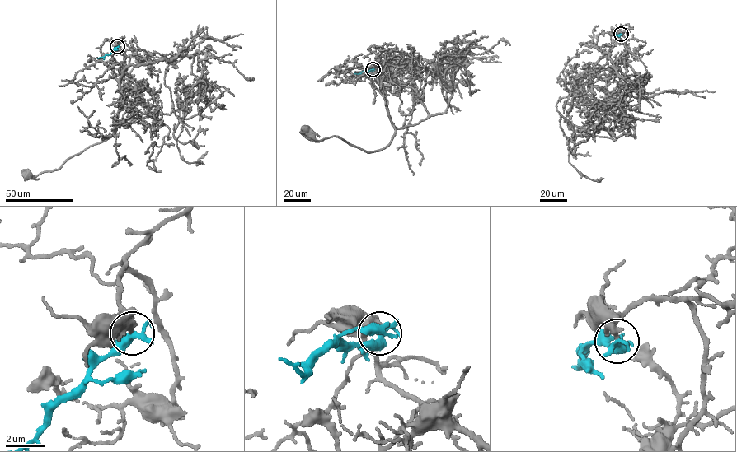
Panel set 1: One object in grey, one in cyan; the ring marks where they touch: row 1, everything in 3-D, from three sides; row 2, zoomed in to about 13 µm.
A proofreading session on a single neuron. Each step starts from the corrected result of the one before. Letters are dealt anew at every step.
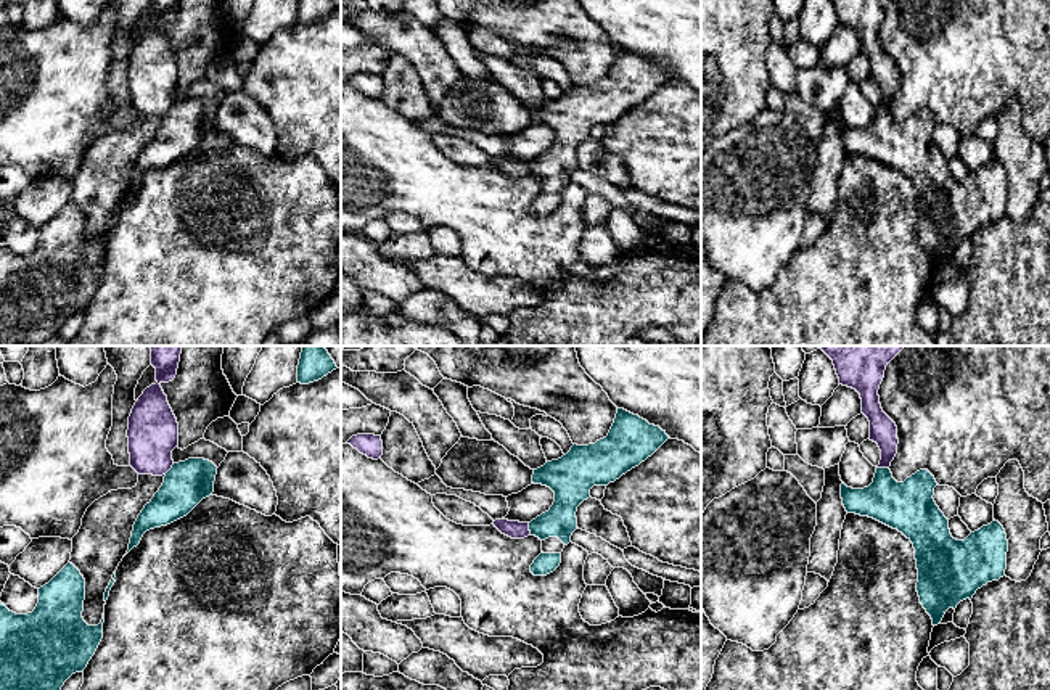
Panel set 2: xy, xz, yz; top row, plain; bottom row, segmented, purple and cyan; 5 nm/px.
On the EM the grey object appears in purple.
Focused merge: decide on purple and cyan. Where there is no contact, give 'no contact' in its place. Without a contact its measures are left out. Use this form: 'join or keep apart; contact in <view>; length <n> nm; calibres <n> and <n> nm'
keep apart; contact in yz; length 60 nm; calibres 140 and 260 nm

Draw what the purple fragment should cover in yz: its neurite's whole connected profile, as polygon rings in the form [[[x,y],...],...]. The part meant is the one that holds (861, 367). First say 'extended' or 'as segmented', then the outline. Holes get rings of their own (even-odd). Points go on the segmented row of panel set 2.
as segmented; [[[818,346],[831,360],[839,384],[855,389],[862,399],[862,413],[870,421],[870,441],[881,450],[878,468],[889,468],[897,454],[897,426],[883,412],[878,389],[886,365],[905,346]]]

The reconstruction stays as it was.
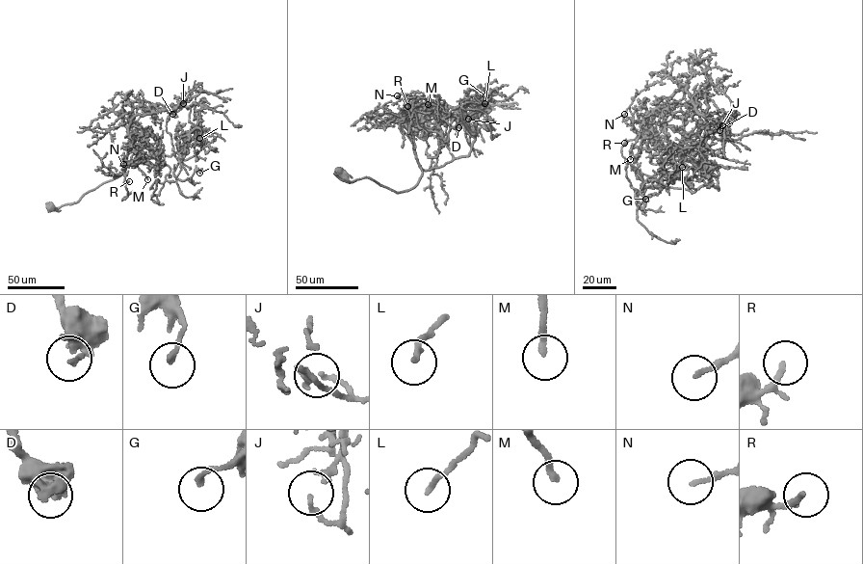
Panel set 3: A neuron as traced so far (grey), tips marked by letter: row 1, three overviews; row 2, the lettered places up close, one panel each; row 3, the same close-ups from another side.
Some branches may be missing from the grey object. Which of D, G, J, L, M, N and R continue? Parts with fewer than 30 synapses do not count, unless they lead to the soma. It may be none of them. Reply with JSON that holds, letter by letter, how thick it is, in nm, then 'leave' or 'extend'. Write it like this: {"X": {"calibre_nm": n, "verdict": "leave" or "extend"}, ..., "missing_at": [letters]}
{"D": {"calibre_nm": 170, "verdict": "leave"}, "G": {"calibre_nm": 170, "verdict": "leave"}, "J": {"calibre_nm": 140, "verdict": "leave"}, "L": {"calibre_nm": 160, "verdict": "leave"}, "M": {"calibre_nm": 200, "verdict": "extend"}, "N": {"calibre_nm": 140, "verdict": "leave"}, "R": {"calibre_nm": 110, "verdict": "extend"}, "missing_at": ["M", "R"]}

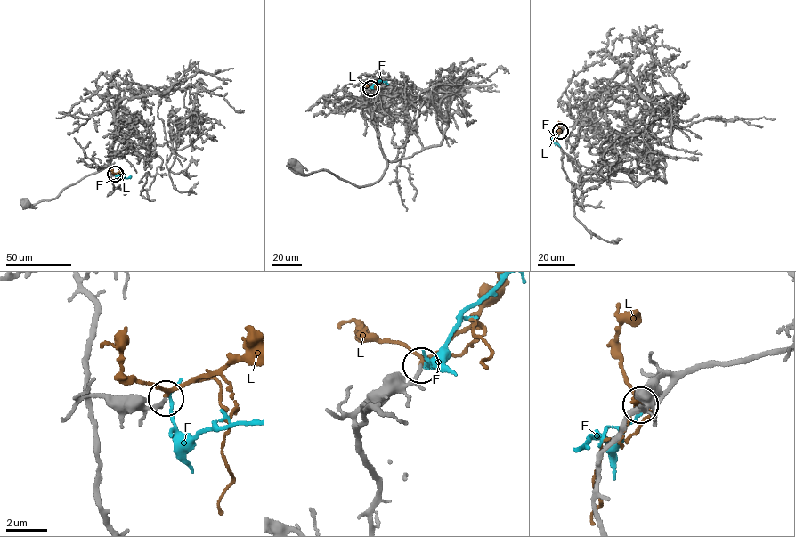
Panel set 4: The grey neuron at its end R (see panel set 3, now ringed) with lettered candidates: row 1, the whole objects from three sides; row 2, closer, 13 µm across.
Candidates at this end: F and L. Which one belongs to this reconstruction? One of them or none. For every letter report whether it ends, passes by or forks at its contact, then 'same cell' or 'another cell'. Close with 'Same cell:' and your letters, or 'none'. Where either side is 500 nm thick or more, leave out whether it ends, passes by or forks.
F: it ends; another cell
L: it passes by; same cell
Same cell: L

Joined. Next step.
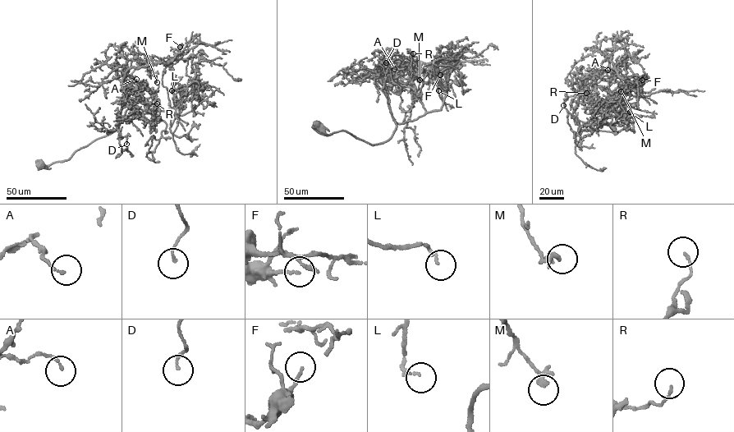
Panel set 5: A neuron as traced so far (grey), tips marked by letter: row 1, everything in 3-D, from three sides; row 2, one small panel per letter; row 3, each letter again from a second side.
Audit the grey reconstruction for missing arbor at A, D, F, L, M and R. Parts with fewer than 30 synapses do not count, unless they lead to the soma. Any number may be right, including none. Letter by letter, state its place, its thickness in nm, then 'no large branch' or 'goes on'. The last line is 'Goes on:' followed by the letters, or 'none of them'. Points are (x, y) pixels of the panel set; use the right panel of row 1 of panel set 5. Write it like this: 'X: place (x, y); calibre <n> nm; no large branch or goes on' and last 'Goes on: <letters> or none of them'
A: place (607, 70); calibre 100 nm; no large branch
D: place (563, 105); calibre 100 nm; no large branch
F: place (642, 80); calibre 120 nm; no large branch
L: place (630, 112); calibre 130 nm; no large branch
M: place (621, 91); calibre 170 nm; no large branch
R: place (586, 93); calibre 100 nm; no large branch
Goes on: none of them

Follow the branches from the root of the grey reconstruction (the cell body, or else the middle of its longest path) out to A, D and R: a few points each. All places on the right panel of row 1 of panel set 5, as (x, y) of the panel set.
A: (585, 92), (600, 109), (632, 123), (623, 113), (603, 108), (584, 94), (588, 76), (608, 59), (607, 70)
D: (585, 92), (600, 109), (614, 112), (632, 123), (623, 113), (603, 108), (584, 94), (568, 96), (563, 105)
R: (585, 92), (600, 109), (632, 123), (598, 105), (584, 89), (577, 91), (577, 104), (586, 93)

